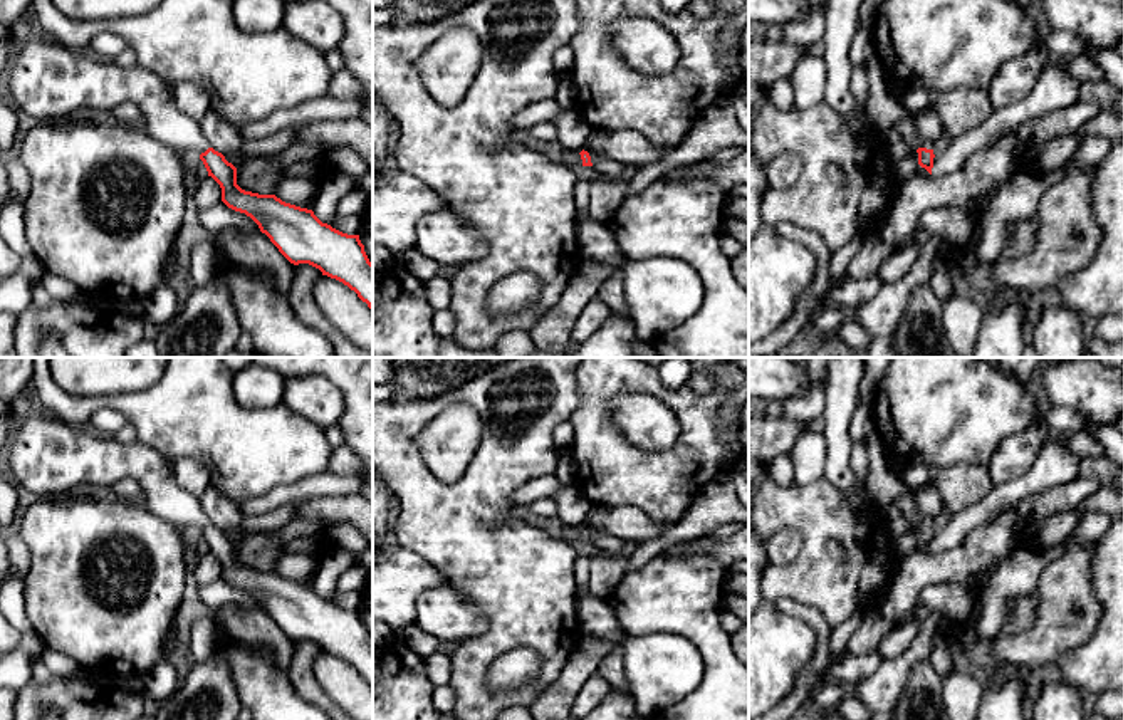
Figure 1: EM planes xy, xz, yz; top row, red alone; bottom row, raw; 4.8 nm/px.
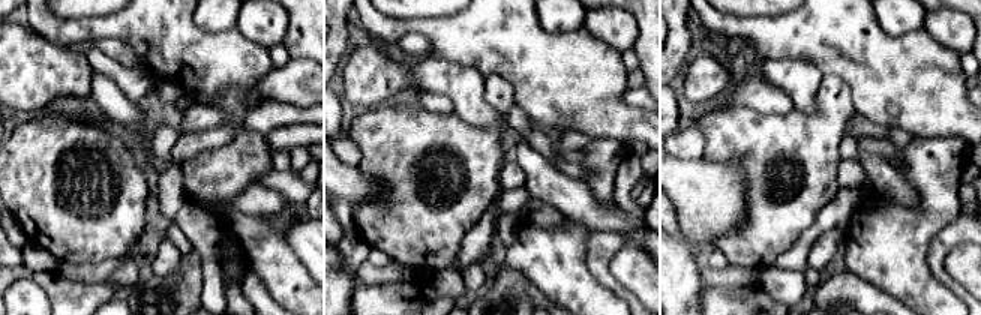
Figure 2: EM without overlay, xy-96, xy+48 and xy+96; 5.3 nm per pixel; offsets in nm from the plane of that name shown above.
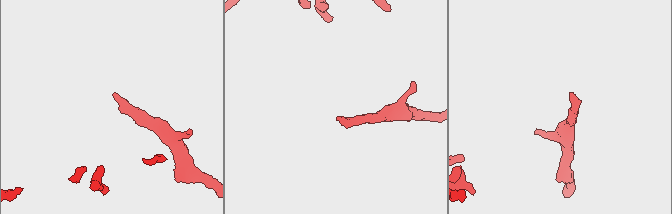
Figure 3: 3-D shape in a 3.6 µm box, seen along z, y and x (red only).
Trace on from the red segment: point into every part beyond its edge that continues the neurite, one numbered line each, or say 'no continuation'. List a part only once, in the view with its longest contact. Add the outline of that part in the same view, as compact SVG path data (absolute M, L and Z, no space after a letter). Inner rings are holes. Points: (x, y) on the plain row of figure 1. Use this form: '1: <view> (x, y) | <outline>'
1: xz (573, 536) | M567 529L567 532L562 537L557 537L557 539L569 540L571 544L582 542L582 535L581 535L579 529L577 530Z

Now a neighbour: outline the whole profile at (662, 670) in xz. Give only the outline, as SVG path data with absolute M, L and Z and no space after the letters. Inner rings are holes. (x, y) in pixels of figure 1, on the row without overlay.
M680 634L626 636L624 675L638 715L655 718L693 693L703 680L697 646Z

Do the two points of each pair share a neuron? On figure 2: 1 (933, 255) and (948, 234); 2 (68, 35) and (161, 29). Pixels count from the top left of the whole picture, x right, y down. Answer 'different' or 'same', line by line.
1: same
2: same

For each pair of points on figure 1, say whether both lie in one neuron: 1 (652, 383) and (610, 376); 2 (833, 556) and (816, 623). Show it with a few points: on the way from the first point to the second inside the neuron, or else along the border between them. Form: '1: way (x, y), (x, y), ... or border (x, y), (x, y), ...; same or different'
1: way (642, 378), (620, 376); same
2: border (798, 601), (813, 606), (831, 630); different

